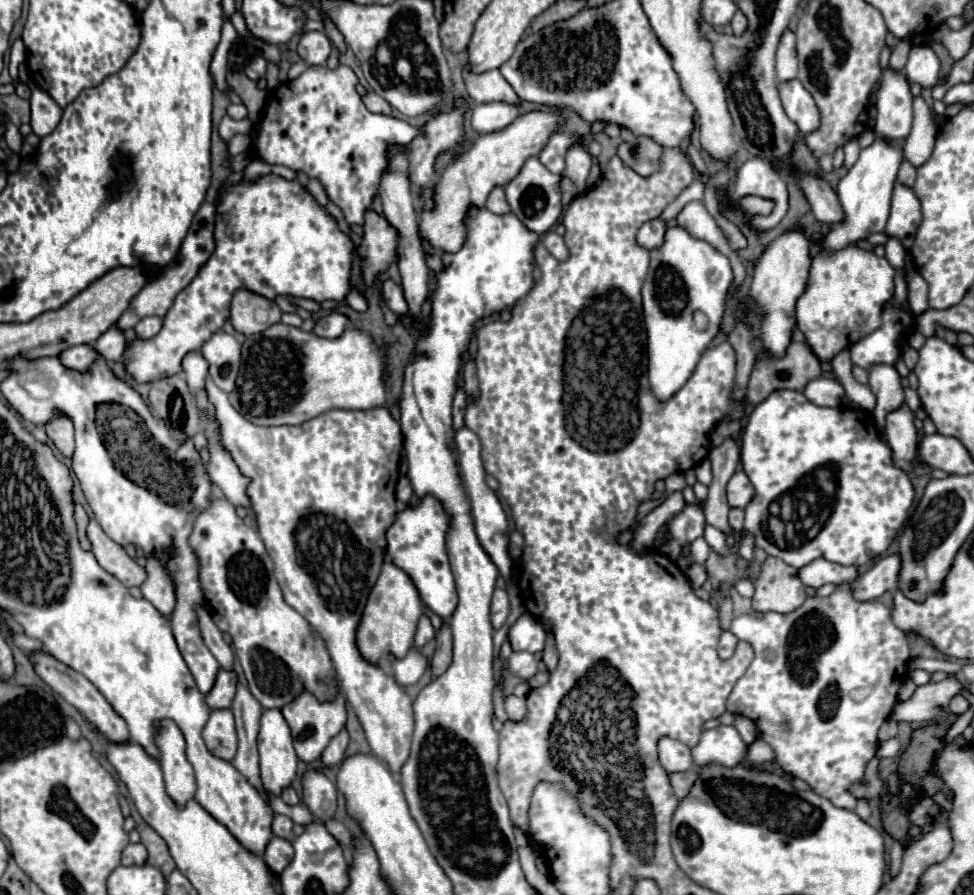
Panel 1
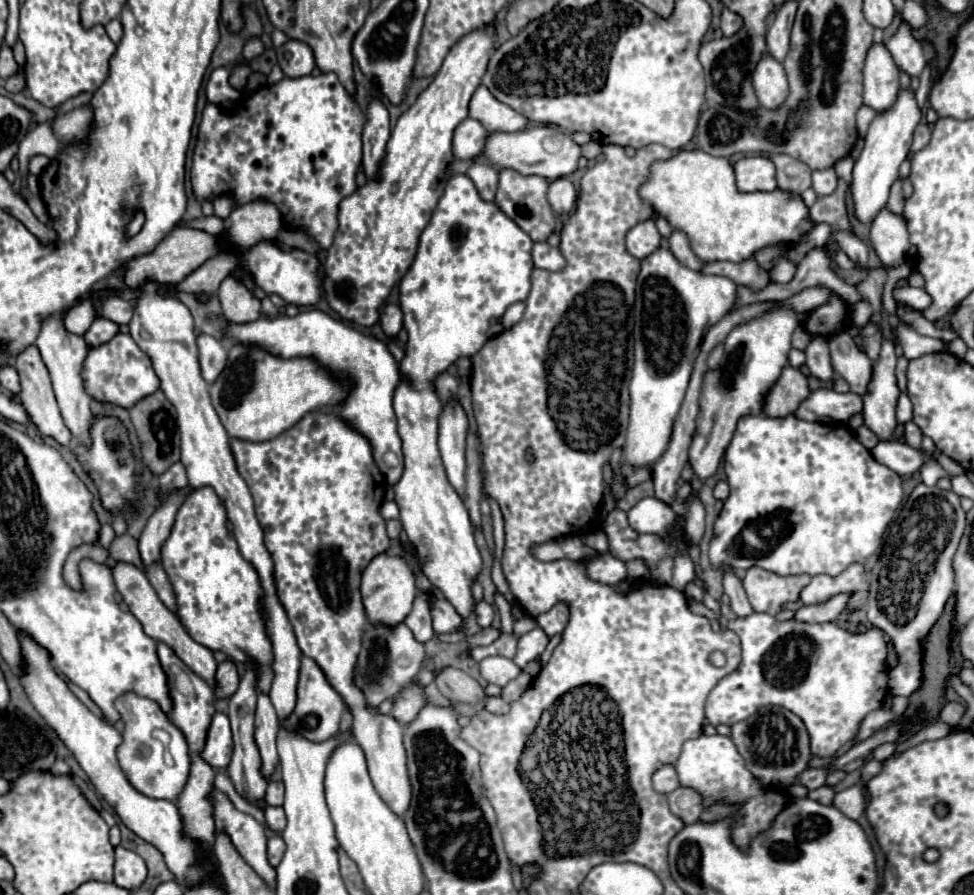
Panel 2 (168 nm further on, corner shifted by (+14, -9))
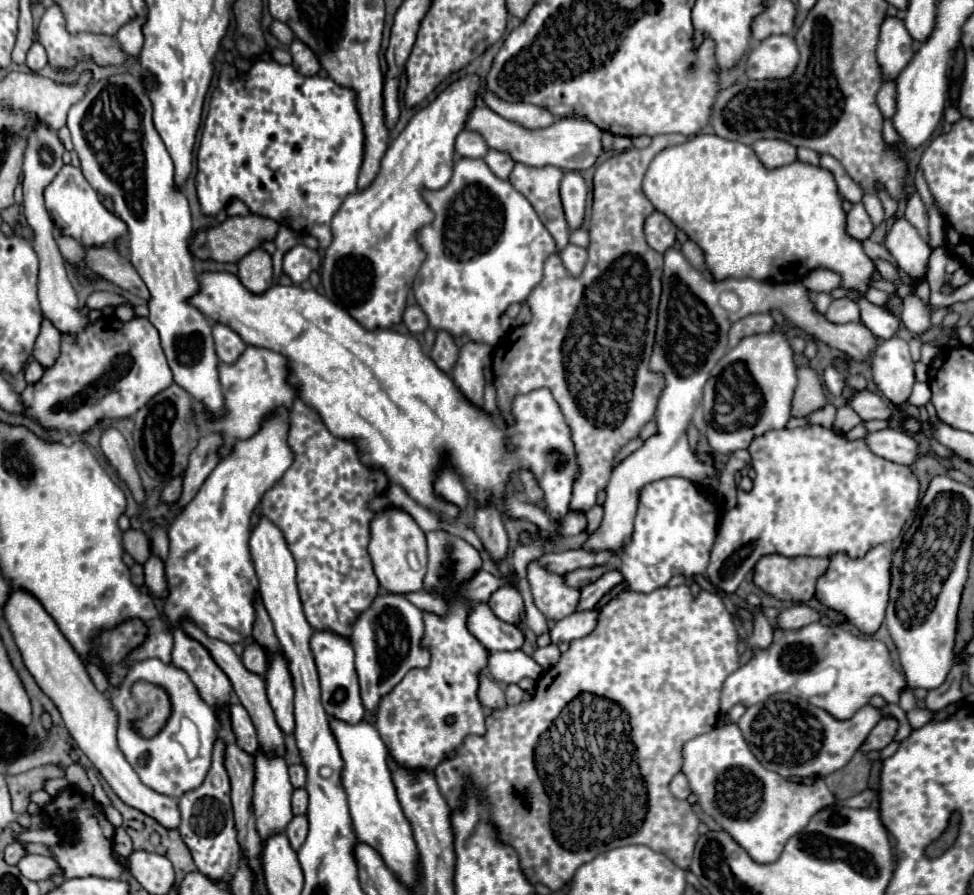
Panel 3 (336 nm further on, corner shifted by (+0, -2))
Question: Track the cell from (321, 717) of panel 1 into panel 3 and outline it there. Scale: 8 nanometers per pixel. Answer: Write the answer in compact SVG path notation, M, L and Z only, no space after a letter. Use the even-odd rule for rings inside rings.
M314 633L310 639L310 649L316 661L316 669L320 675L320 689L322 689L322 707L324 711L346 723L360 723L364 719L364 707L360 701L358 677L354 669L354 649L348 639L336 637L334 633Z

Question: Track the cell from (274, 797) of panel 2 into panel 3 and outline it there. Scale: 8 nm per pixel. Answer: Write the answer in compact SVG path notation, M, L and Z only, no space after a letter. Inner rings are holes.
M292 765L288 771L290 771L290 783L292 783L292 787L294 787L294 789L304 787L304 781L306 781L304 767L302 767L302 765Z

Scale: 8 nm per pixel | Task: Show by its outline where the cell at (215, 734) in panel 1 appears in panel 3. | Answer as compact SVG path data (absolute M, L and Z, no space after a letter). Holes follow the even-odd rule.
M230 705L230 725L236 737L236 745L252 755L256 751L256 745L260 743L258 743L256 729L250 721L250 715L242 705Z

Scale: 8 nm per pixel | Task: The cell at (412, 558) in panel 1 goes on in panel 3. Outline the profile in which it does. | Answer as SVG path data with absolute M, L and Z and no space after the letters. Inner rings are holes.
M476 603L470 609L466 627L488 651L520 649L524 641L524 635L518 631L518 627L500 621L486 603Z

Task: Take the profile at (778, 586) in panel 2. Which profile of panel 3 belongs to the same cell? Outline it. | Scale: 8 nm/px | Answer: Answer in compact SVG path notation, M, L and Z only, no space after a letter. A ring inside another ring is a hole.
M768 555L768 557L762 557L754 567L754 583L776 599L806 603L814 597L816 581L826 573L828 563L830 563L828 559L818 559L818 557L788 559L788 557L780 557L780 555Z

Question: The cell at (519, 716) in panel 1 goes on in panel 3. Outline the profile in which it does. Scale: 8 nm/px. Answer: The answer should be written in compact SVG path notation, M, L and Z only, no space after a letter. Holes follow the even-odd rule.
M508 685L506 687L506 703L508 705L516 705L524 699L524 691L518 685Z

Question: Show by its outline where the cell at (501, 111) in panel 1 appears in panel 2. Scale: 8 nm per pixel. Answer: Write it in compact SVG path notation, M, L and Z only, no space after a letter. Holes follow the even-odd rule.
M474 118L462 120L454 130L454 140L452 140L454 156L458 160L474 160L484 148L486 134L488 130L478 120Z

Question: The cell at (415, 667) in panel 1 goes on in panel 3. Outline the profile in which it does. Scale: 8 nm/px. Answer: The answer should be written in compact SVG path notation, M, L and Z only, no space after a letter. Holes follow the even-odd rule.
M380 593L376 601L362 613L362 617L354 625L352 645L356 651L356 673L360 679L360 695L366 711L374 711L380 705L380 699L386 697L410 669L424 669L430 665L430 653L422 645L422 637L424 637L424 615L404 595Z

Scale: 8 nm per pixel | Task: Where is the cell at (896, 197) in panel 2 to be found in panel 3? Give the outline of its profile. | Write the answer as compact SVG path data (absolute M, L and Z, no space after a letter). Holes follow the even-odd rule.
M918 193L908 195L904 215L908 217L908 221L912 221L912 225L916 225L916 229L920 229L920 235L924 239L928 239L928 229L926 229L928 227L928 215L926 215L924 203L922 203L922 199L920 199Z

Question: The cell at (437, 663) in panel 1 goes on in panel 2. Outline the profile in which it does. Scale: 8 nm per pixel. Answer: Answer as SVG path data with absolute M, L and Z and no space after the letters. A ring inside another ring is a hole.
M444 668L436 678L436 686L452 702L478 704L486 698L484 688L458 668Z

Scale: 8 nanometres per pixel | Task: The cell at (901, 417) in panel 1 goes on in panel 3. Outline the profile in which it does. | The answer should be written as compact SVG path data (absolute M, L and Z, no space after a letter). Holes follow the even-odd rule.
M900 337L882 341L872 359L874 383L890 399L892 405L900 407L908 401L914 385L914 361L910 357L908 343Z

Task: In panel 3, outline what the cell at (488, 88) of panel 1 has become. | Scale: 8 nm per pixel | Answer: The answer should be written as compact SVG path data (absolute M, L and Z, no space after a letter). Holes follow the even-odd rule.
M486 91L482 99L494 113L498 113L500 117L504 117L508 121L520 123L526 129L548 127L554 121L554 115L544 107L536 107L536 105L530 105L530 103L508 103L508 101L502 101L492 91Z

